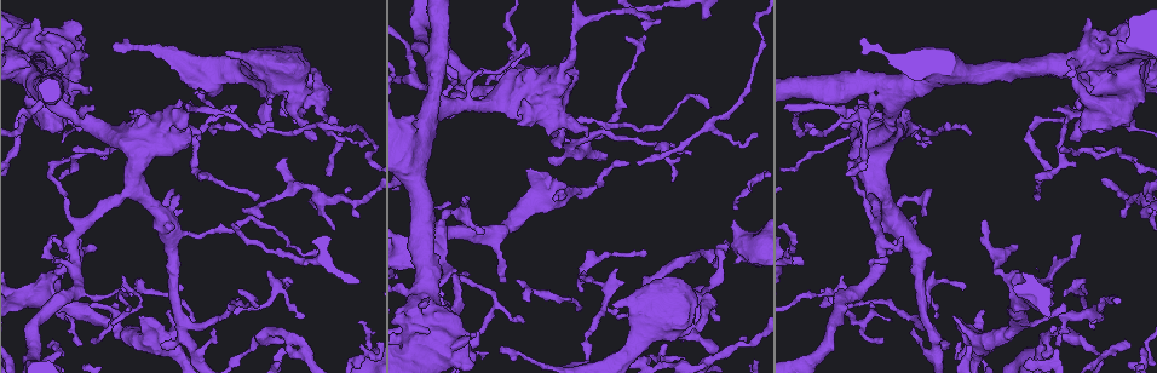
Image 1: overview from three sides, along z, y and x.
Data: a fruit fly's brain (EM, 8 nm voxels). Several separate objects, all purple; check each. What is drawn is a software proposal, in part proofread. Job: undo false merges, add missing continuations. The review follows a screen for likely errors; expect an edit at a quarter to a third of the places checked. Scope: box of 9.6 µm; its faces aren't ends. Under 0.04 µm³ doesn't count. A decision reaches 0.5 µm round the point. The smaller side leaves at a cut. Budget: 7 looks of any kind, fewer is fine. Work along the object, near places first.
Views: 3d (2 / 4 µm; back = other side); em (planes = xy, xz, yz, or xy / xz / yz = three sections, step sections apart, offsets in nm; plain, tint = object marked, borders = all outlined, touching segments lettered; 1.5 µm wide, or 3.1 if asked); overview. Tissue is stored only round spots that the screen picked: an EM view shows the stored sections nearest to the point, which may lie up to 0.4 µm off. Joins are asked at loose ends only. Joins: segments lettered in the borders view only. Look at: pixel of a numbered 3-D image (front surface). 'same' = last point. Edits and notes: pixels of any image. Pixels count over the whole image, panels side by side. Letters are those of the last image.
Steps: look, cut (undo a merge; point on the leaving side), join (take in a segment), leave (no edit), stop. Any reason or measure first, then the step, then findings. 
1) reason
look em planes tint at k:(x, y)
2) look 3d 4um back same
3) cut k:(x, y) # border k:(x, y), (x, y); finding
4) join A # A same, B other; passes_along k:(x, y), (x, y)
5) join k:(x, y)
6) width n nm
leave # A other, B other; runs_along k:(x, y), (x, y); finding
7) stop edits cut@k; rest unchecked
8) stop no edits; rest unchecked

tapers out
look em planes borders at 1:(707, 108)

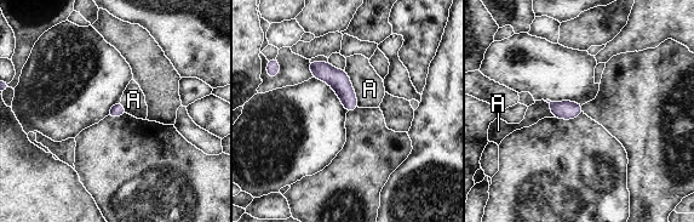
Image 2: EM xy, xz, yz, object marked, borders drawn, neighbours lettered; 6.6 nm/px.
width 90 nm
leave # A other; border 2:(344, 69), (355, 92), (359, 107); no lettered segment goes on from it

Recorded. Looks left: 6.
tapers out
look em xz step 8 borders at 1:(325, 174)

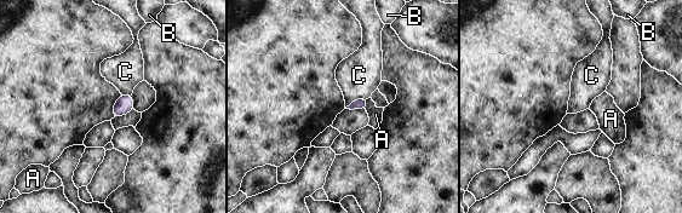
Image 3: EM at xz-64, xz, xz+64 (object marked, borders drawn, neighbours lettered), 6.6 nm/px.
leave # A other, B other, C other; border 3:(365, 99), (355, 99), (345, 107); none of them fits

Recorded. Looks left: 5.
branch stops here
look 3d 4um at 1:(56, 238)

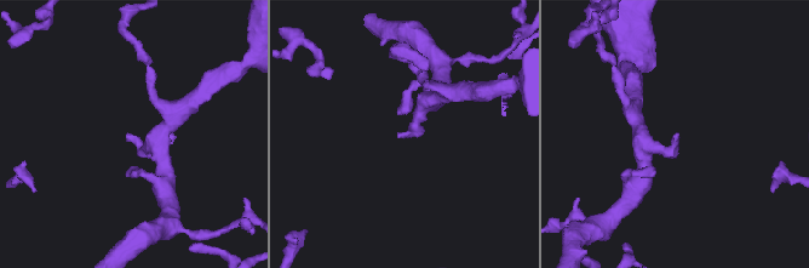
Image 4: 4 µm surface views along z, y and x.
look em planes borders at 4:(675, 133)

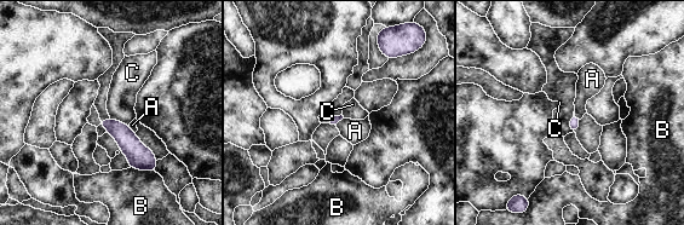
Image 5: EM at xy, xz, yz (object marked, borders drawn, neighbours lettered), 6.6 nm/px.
leave # A other, B other, C other; runs_along 5:(102, 122), (110, 125), (153, 168); no lettered segment goes on from it

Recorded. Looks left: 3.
stop no edits; rest unchecked

